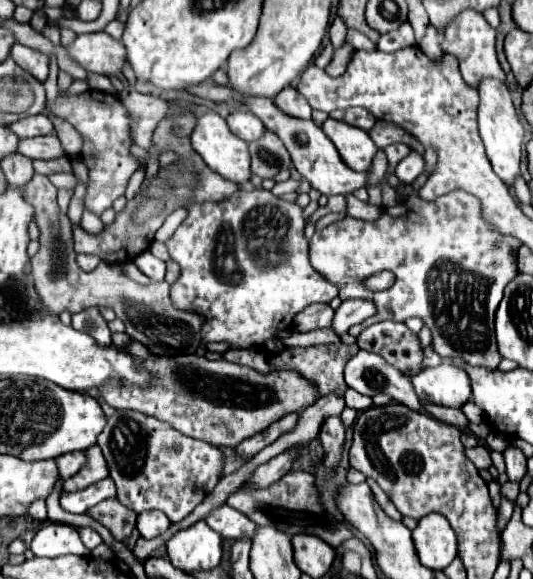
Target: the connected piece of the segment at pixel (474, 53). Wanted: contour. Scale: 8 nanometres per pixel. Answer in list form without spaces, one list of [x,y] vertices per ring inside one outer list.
[[[463,11],[443,33],[443,43],[441,49],[449,55],[455,55],[459,61],[459,69],[461,75],[465,79],[467,85],[471,87],[479,87],[479,83],[483,79],[499,79],[501,83],[505,83],[505,73],[497,61],[497,53],[495,53],[495,29],[491,29],[491,25],[485,21],[485,17],[477,11]]]

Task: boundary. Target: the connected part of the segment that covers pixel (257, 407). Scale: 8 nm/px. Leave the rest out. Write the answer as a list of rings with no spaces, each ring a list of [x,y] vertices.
[[[129,341],[121,351],[127,351],[143,369],[147,369],[151,381],[147,387],[103,385],[99,387],[101,397],[115,409],[133,409],[155,417],[183,435],[215,447],[235,447],[243,439],[265,431],[283,415],[303,409],[317,399],[315,387],[295,371],[273,371],[261,375],[225,359],[209,361],[201,355],[165,357],[147,351],[139,341]]]

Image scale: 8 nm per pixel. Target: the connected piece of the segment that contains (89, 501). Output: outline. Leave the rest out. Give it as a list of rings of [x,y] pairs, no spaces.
[[[105,477],[99,483],[93,483],[91,487],[61,495],[61,507],[69,513],[85,513],[93,505],[111,497],[115,497],[115,483],[109,477]]]

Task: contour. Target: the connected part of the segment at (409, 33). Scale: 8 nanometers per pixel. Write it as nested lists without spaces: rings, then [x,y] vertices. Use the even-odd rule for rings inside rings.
[[[409,23],[401,25],[397,31],[391,31],[387,35],[381,35],[381,41],[379,41],[379,49],[381,51],[387,51],[387,53],[393,53],[397,49],[403,49],[403,47],[409,47],[409,45],[415,45],[415,37],[413,37],[413,29]]]

